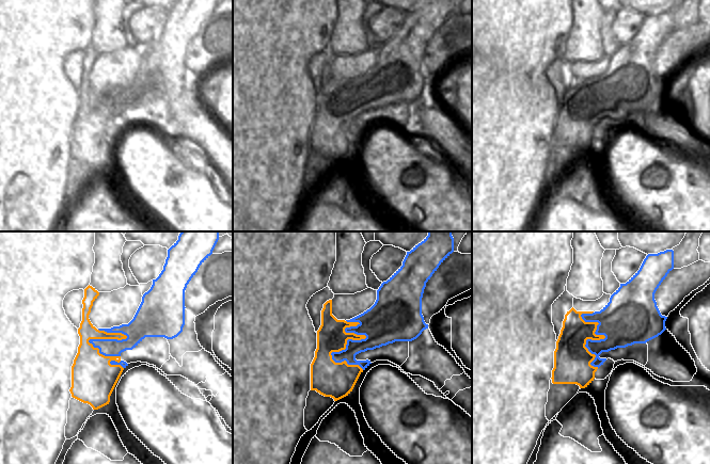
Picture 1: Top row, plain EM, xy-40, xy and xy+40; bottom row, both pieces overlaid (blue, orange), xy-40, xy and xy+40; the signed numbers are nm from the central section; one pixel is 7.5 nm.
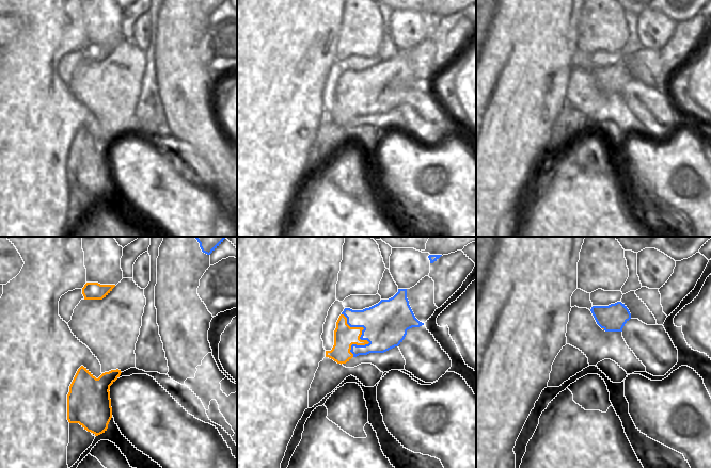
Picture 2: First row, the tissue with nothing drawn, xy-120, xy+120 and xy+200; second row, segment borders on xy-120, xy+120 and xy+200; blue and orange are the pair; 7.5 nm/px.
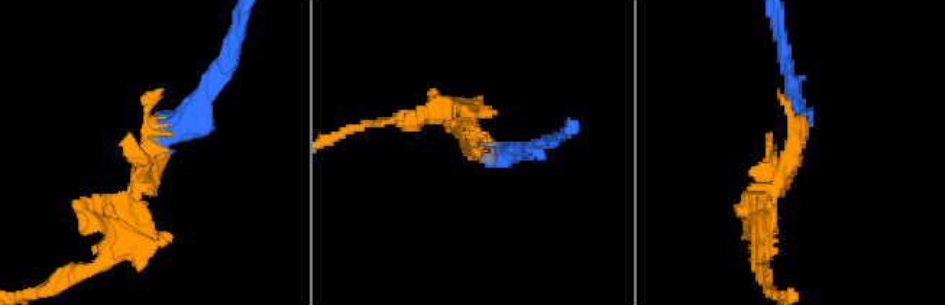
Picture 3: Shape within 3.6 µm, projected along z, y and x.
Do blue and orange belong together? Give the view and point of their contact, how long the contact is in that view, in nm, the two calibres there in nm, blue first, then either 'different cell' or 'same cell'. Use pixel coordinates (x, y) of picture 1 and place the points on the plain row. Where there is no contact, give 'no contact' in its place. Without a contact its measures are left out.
contact xy (351, 100); length 400 nm; calibres 280 and 220 nm; different cell

